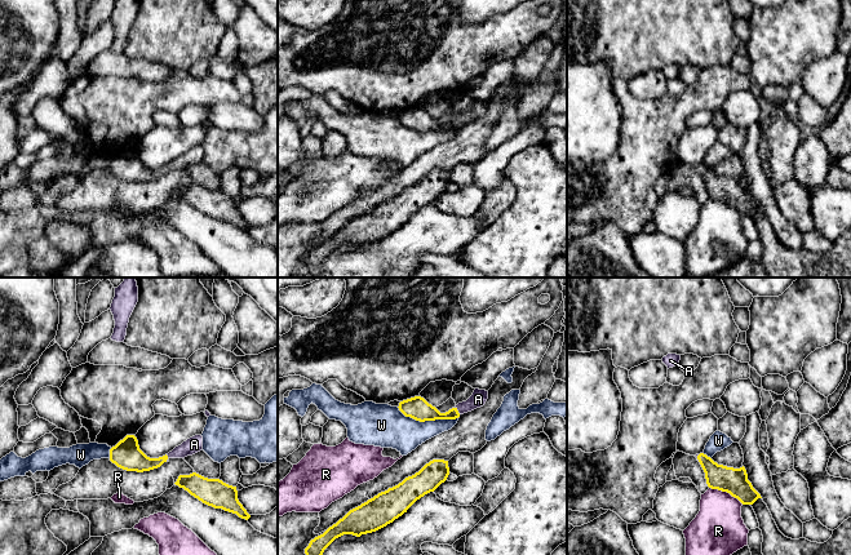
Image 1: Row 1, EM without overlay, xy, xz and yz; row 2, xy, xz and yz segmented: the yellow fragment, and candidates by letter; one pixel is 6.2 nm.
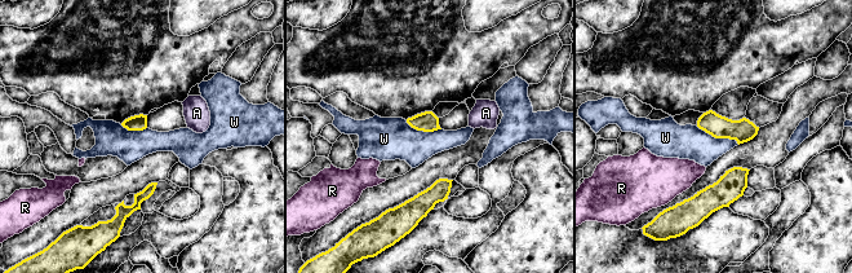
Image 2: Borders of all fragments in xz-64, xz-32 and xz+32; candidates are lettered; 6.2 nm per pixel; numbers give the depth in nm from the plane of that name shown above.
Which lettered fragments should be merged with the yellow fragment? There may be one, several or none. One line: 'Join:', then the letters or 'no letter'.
Join: A

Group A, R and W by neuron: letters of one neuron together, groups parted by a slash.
A / R / W

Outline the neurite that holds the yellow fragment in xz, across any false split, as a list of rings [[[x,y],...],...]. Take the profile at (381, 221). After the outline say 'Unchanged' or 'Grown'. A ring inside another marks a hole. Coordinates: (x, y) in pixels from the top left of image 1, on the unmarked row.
[[[430,172],[418,183],[405,188],[398,196],[350,221],[323,245],[311,250],[305,259],[306,267],[311,272],[316,272],[336,249],[343,245],[360,248],[386,237],[407,223],[417,210],[434,203],[447,191],[448,186],[448,172]]]. Unchanged

